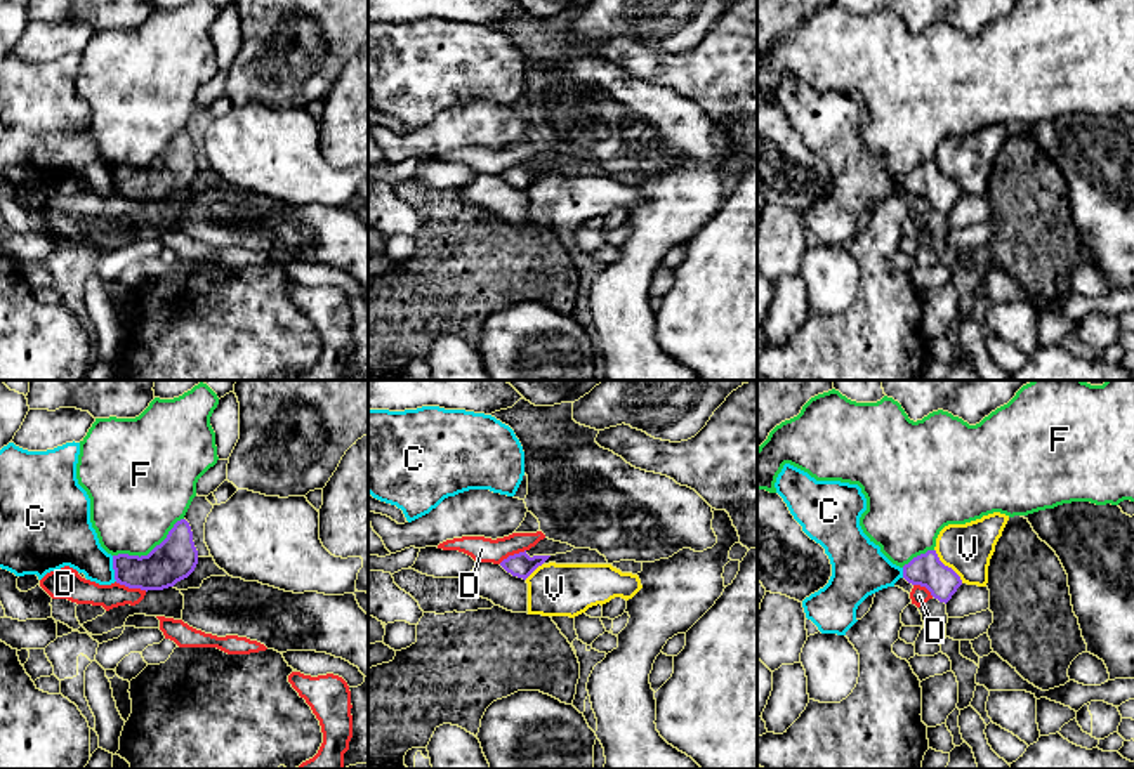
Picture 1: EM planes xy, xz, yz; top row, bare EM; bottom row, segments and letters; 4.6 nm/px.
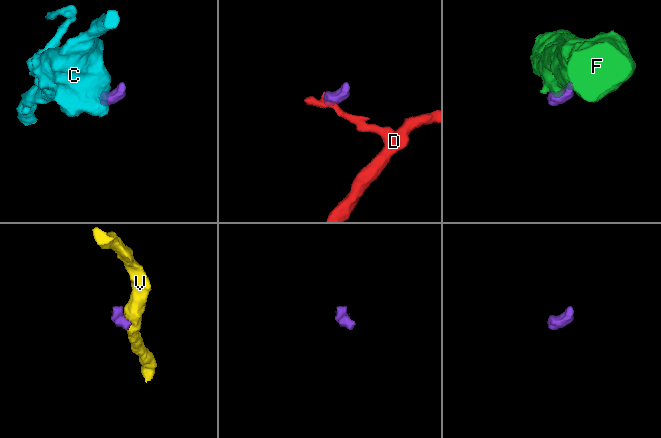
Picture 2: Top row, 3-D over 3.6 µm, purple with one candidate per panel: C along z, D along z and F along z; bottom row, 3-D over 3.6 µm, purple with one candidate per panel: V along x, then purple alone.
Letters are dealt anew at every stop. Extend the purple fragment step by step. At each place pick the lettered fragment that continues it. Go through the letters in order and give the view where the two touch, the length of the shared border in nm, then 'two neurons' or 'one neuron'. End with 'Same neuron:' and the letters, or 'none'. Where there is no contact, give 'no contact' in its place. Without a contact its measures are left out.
C: contact in xy; length 120 nm; two neurons
D: contact in xy; length 160 nm; two neurons
F: contact in xy; length 380 nm; two neurons
V: contact in yz; length 200 nm; two neurons
Same neuron: none

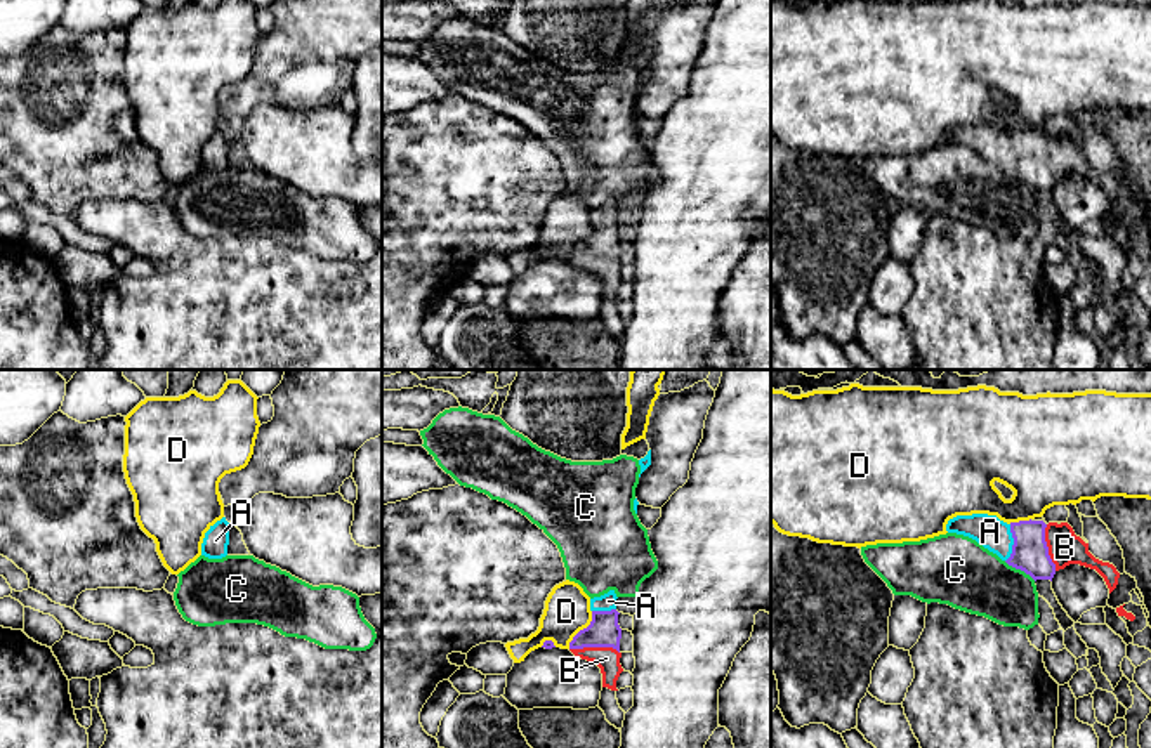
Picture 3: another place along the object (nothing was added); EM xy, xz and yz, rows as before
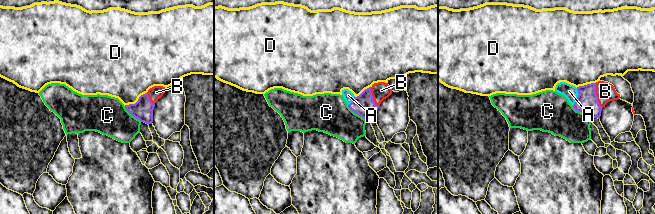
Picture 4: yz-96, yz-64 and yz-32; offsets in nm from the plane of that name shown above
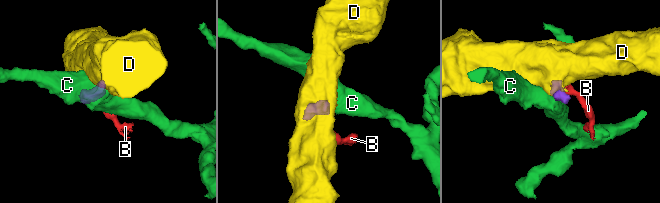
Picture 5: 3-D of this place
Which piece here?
A: contact in yz; length 180 nm; one neuron
B: contact in xz; length 240 nm; one neuron
C: contact in yz; length 180 nm; two neurons
D: contact in xz; length 200 nm; two neurons
Same neuron: A, B

